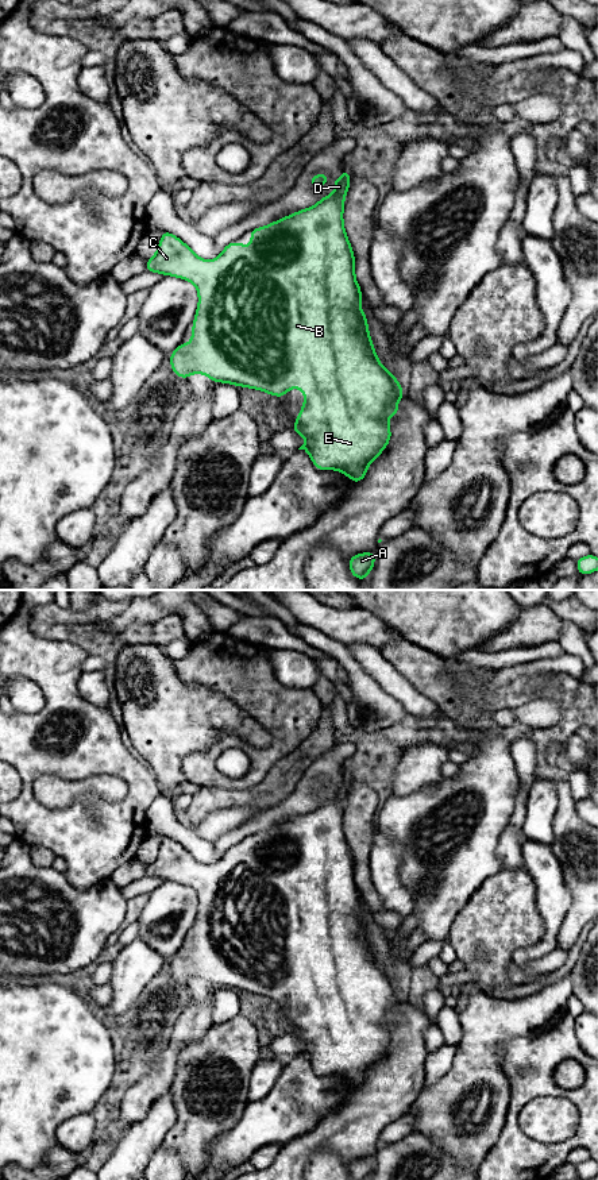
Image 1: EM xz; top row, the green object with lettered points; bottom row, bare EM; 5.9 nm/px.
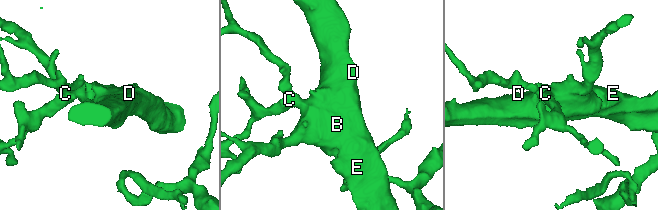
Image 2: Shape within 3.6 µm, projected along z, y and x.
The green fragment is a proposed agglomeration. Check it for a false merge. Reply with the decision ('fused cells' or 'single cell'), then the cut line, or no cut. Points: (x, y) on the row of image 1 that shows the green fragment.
single cell; no cut

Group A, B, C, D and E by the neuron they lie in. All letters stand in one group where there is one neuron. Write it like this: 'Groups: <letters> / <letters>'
Groups: A B C D E

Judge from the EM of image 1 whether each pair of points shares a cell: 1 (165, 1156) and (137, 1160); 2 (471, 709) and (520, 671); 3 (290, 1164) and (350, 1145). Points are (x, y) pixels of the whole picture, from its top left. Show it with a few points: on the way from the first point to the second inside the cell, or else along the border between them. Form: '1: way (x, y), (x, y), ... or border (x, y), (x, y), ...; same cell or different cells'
1: border (161, 1145), (146, 1165); different cells
2: border (492, 675), (489, 685), (500, 690); different cells
3: way (305, 1149), (319, 1137), (335, 1137); same cell

